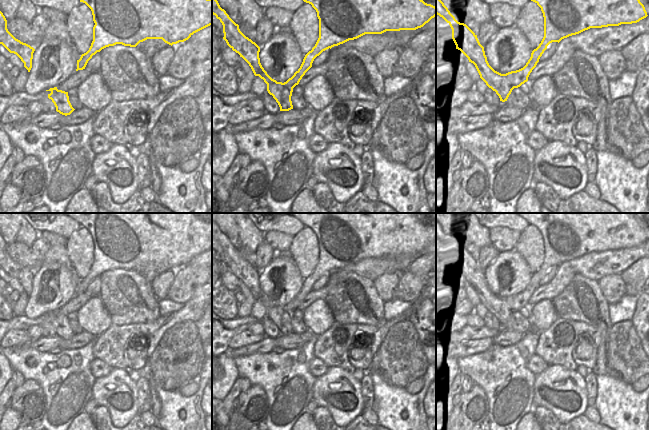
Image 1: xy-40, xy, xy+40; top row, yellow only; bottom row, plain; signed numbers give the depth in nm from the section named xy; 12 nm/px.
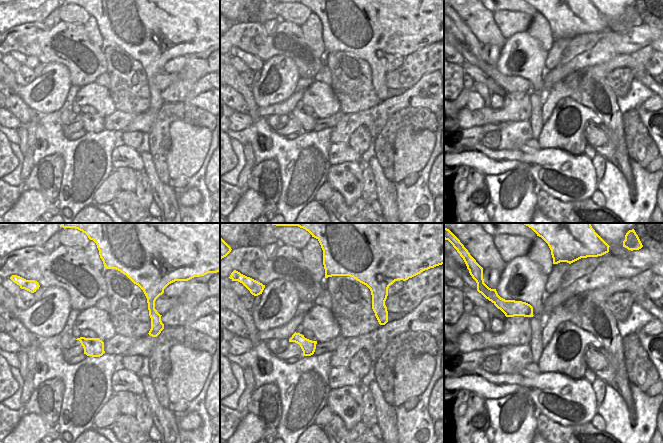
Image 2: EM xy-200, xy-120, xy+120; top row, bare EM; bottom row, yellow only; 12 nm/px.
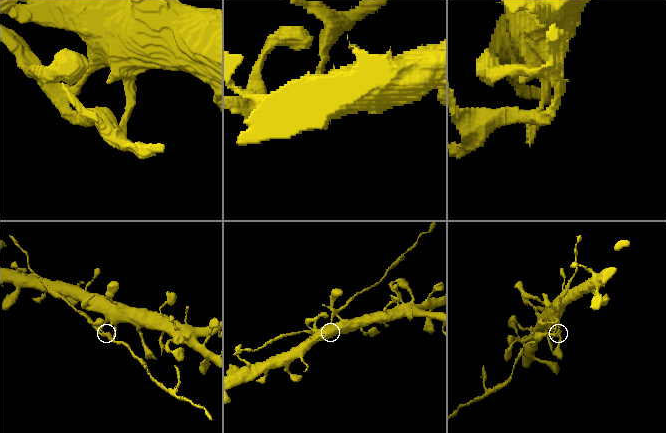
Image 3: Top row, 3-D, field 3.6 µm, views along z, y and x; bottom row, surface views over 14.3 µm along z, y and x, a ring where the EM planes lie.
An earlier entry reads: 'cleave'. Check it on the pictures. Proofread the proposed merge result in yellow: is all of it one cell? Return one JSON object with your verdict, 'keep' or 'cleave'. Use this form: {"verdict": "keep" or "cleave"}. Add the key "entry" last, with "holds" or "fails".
{"verdict": "cleave", "entry": "holds"}

